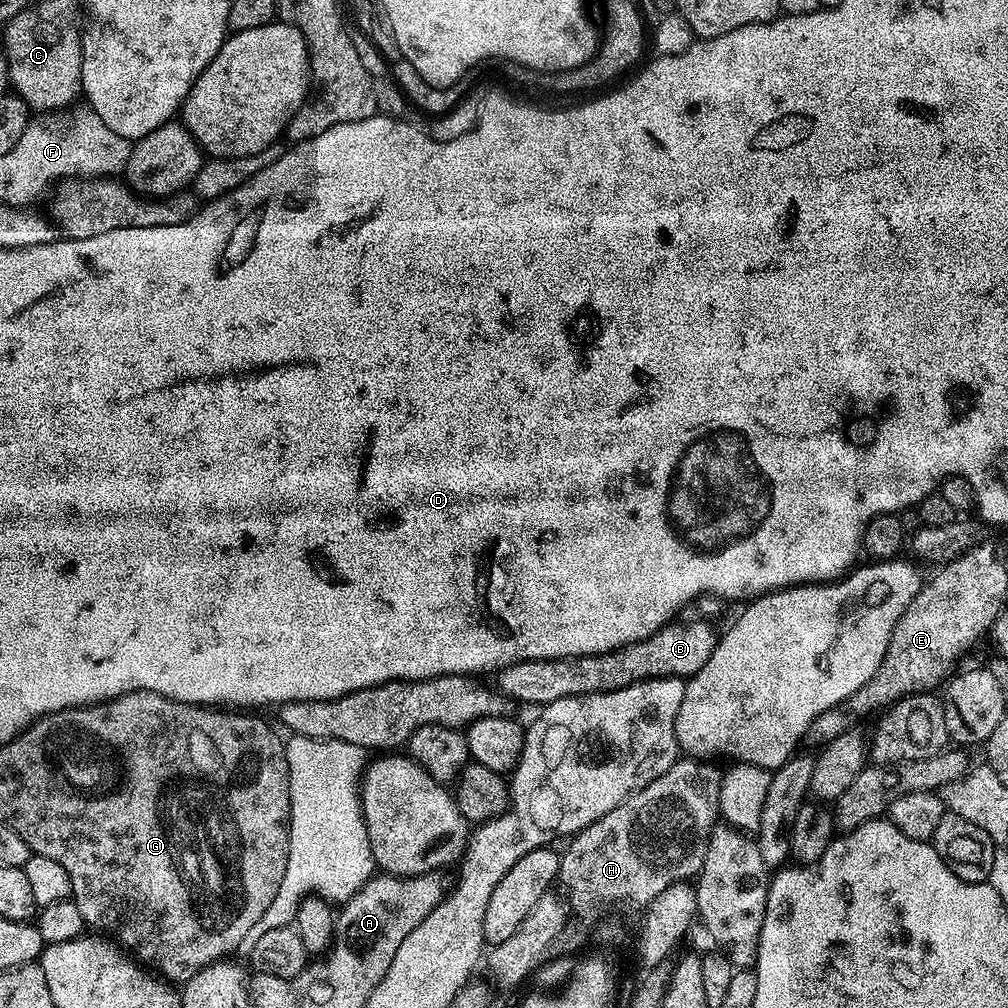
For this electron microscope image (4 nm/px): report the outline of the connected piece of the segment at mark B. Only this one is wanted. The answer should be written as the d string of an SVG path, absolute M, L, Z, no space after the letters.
M669 622L664 627L658 629L652 636L648 636L644 640L639 640L633 644L628 644L625 648L619 648L613 652L603 652L597 656L573 656L567 660L527 660L526 662L518 662L512 664L509 668L502 668L499 672L495 673L494 680L496 680L495 687L498 689L501 696L507 696L509 701L520 704L537 704L543 706L545 704L553 704L562 698L570 698L571 696L589 696L590 694L598 694L599 692L613 692L614 690L622 690L626 686L636 684L639 680L659 680L665 676L675 676L677 678L691 678L696 672L702 670L702 666L706 665L707 659L710 658L711 652L715 650L716 641L718 639L718 632L711 628L711 623L700 622L704 624L676 624L677 622Z

